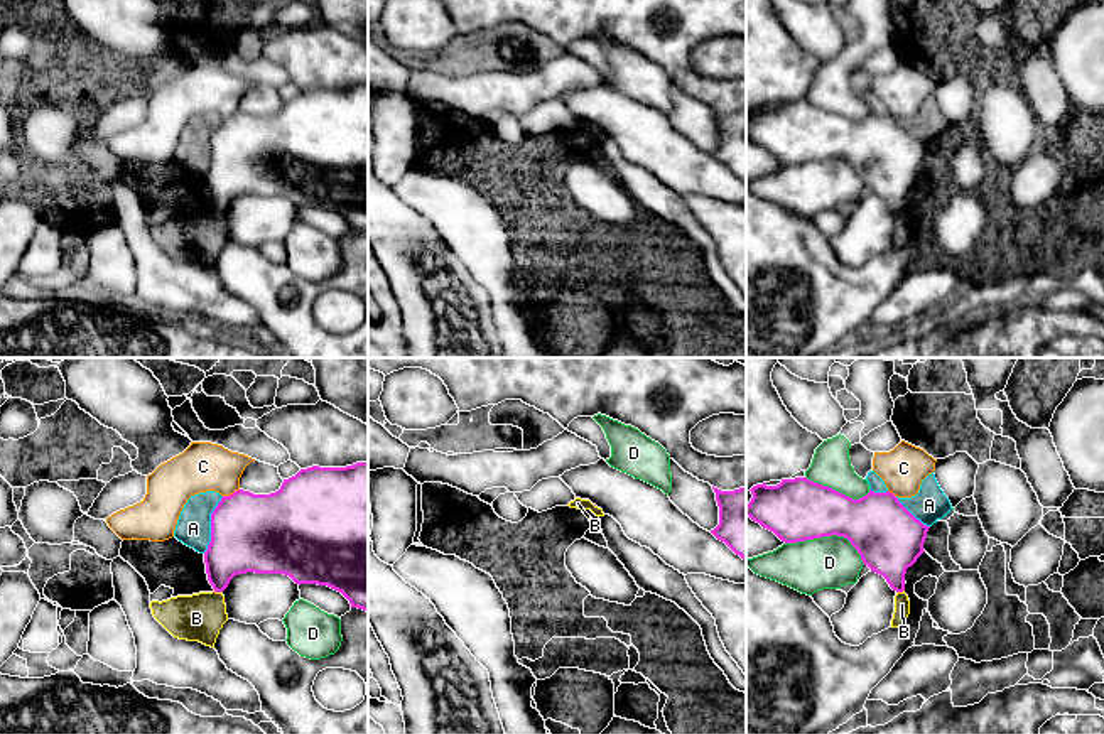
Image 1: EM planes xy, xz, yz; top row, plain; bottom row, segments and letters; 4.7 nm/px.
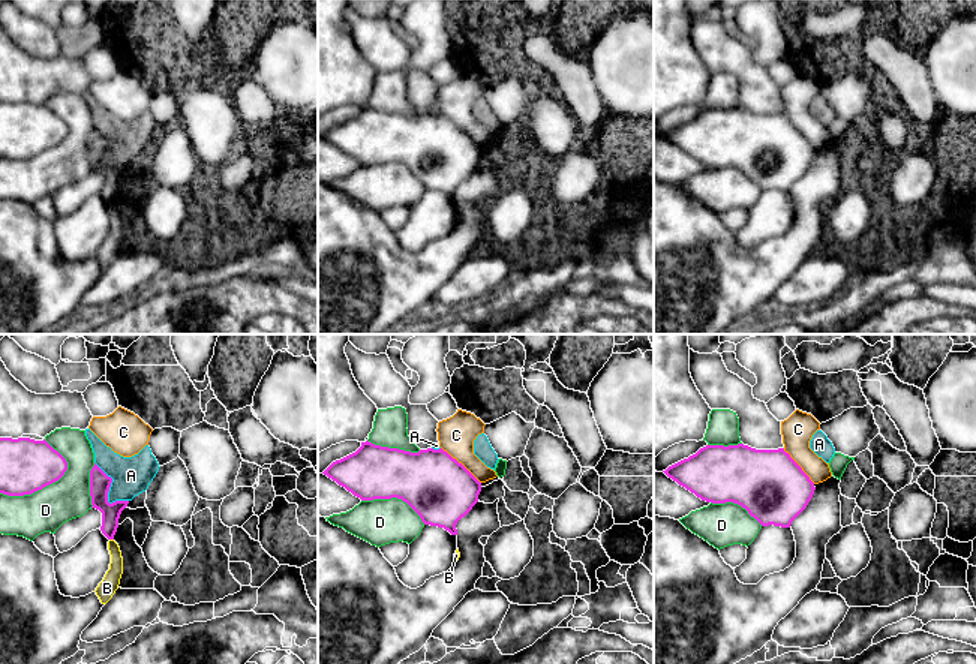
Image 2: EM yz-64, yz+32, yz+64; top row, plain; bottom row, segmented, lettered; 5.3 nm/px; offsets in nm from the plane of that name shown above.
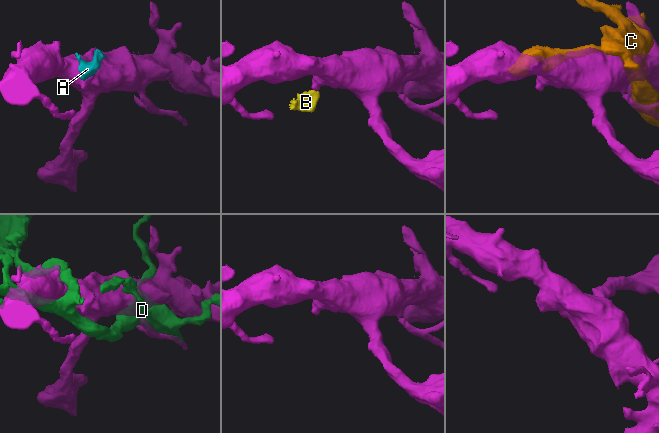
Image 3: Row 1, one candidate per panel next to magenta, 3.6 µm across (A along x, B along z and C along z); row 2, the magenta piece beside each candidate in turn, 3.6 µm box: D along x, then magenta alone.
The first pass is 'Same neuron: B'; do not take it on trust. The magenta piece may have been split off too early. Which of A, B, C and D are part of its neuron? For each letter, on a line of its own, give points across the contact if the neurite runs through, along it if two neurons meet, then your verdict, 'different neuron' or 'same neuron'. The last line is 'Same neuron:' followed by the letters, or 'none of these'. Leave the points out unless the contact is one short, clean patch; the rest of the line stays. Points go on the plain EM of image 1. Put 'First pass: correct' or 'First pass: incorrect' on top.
First pass: incorrect
A: border along xy (223, 118), (211, 135), (211, 162), (203, 174); different neuron
B: border along xy (213, 213), (221, 215); different neuron
C: different neuron
D: different neuron
Same neuron: none of these

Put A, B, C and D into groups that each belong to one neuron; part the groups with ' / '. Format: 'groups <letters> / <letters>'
groups A B / C / D

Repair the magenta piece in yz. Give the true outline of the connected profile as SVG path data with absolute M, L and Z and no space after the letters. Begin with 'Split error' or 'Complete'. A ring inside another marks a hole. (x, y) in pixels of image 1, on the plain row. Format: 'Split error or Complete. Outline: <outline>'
Complete. Outline: M807 100L782 101L777 108L766 105L751 111L751 123L746 127L746 138L773 154L785 165L797 165L822 159L844 159L861 177L864 187L886 201L896 214L905 213L905 196L925 174L923 165L930 148L917 142L898 120L886 115L869 115L852 121L829 108Z

